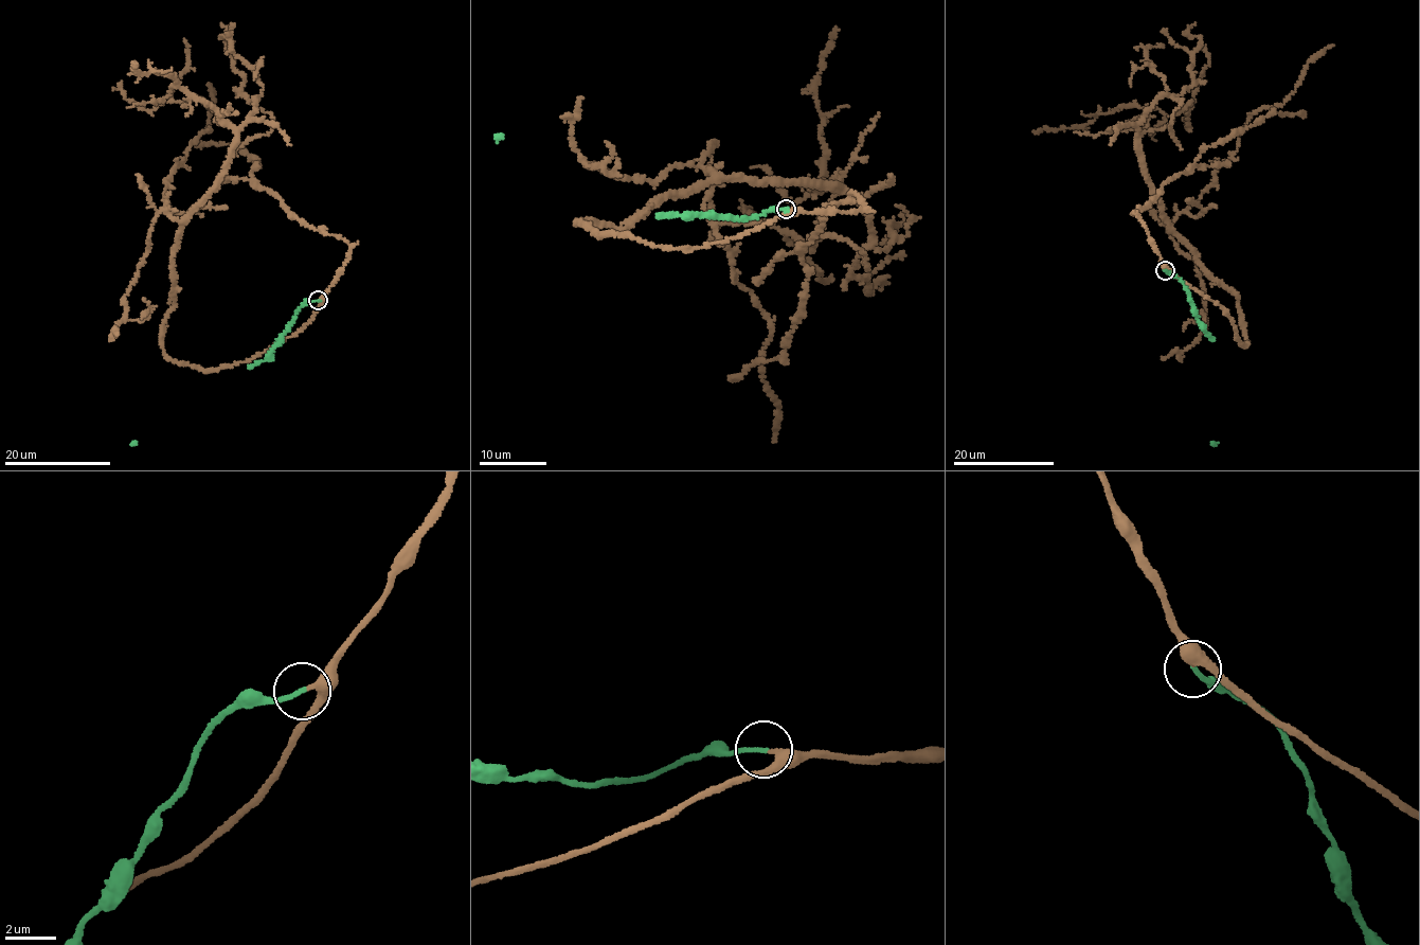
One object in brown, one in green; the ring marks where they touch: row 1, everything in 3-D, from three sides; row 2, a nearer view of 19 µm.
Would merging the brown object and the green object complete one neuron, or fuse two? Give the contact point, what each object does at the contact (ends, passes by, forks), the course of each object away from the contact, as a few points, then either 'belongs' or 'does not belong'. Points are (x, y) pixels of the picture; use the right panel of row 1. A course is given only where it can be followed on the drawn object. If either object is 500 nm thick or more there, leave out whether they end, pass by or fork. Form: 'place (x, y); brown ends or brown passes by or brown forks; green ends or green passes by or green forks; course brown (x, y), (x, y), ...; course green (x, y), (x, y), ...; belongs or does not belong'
place (1165, 270); brown passes by; green ends; course brown (1164, 269), (1218, 303), (1246, 346), (1236, 295), (1165, 217), (1132, 123), (1147, 109), (1032, 130); course green (1165, 270), (1178, 278), (1187, 290), (1204, 331), (1214, 338), (1214, 445); belongs

